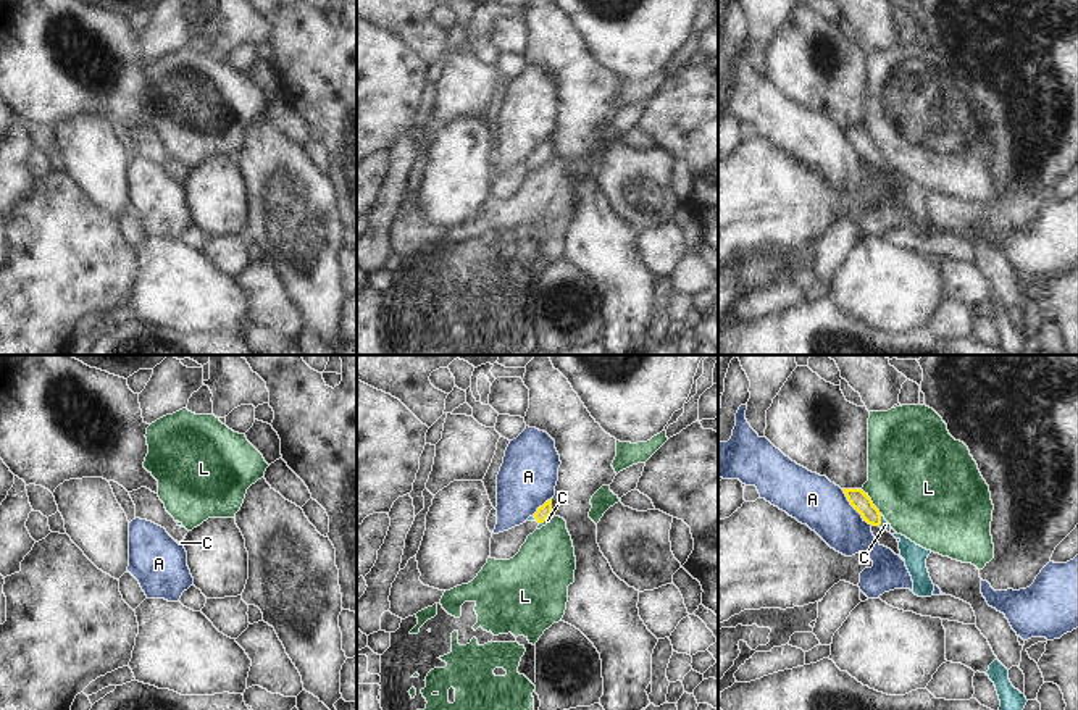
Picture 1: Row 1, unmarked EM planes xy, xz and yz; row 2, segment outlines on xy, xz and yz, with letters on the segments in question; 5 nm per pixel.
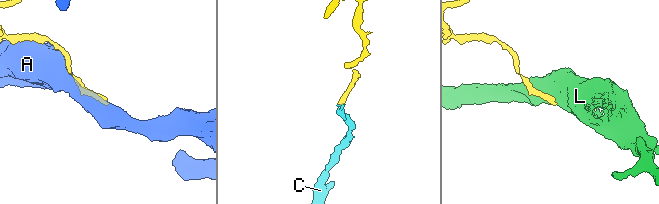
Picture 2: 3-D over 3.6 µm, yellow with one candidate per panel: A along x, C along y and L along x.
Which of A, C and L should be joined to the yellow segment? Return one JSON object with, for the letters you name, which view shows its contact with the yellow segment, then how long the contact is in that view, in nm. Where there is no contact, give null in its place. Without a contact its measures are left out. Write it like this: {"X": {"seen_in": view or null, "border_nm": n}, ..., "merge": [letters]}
{"C": {"seen_in": "xz", "border_nm": 80}, "merge": ["C"]}

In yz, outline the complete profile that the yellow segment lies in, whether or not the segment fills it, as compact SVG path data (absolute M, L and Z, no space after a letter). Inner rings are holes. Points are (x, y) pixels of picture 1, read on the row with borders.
M842 489L850 505L862 515L863 521L880 526L883 531L891 532L891 524L884 520L880 510L873 505L868 494L862 489Z

